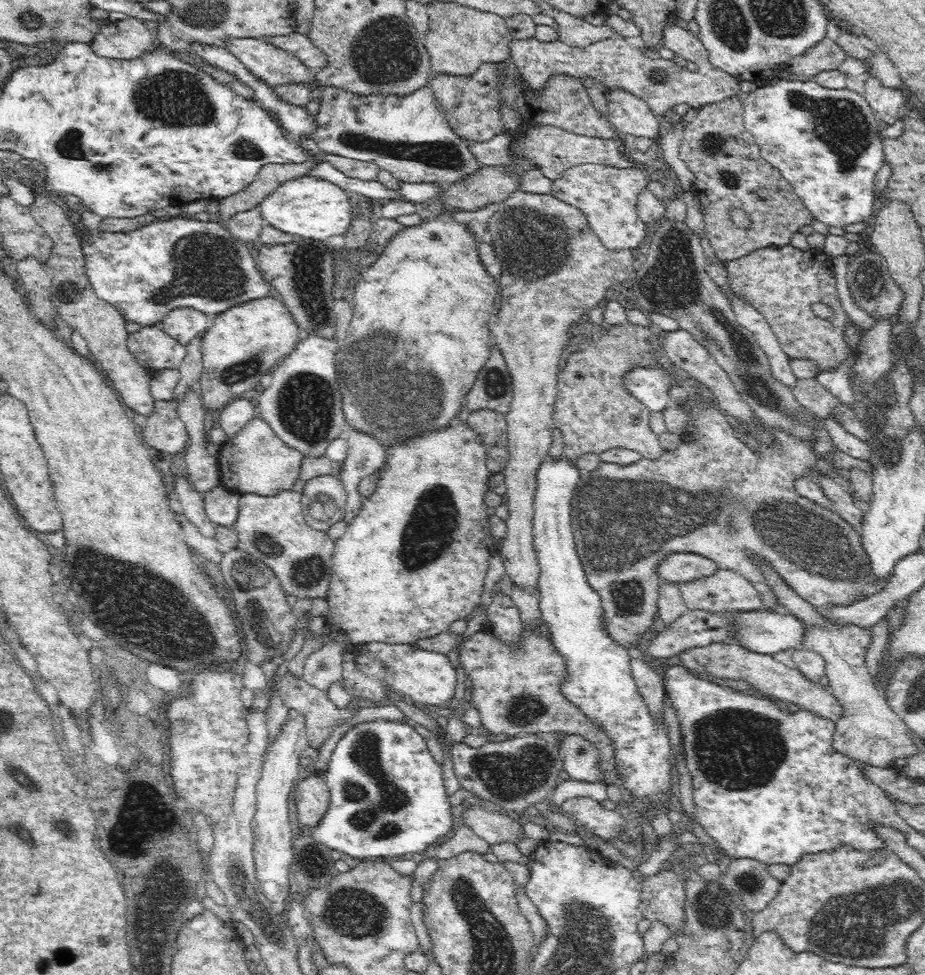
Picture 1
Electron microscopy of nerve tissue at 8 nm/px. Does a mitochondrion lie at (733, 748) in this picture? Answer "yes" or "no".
yes

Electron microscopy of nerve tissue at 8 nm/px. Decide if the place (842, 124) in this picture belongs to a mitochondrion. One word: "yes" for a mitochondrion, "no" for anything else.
yes

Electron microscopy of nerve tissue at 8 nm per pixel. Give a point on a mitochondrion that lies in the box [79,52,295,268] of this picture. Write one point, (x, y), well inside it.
(175, 97)

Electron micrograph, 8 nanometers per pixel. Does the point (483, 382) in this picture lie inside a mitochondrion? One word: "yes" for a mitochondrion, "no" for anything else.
yes

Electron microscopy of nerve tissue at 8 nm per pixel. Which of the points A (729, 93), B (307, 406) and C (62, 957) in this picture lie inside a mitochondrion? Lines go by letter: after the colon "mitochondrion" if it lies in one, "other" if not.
A: other
B: mitochondrion
C: mitochondrion

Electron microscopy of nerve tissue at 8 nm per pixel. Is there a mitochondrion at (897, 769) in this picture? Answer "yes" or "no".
no

